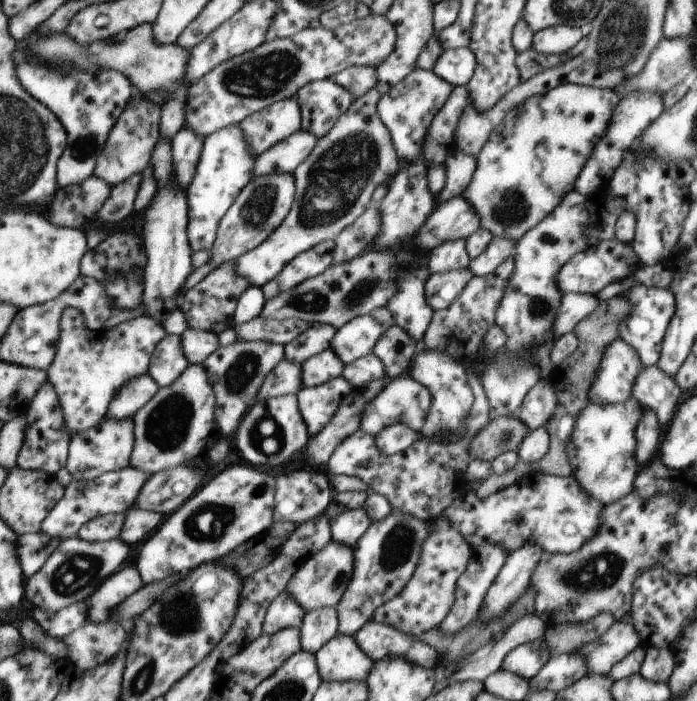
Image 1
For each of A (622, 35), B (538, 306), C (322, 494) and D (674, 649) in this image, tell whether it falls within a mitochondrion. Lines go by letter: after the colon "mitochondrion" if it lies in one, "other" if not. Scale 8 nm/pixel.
A: mitochondrion
B: mitochondrion
C: other
D: other

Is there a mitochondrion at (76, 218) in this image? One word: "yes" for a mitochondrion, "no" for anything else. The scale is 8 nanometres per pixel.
no

